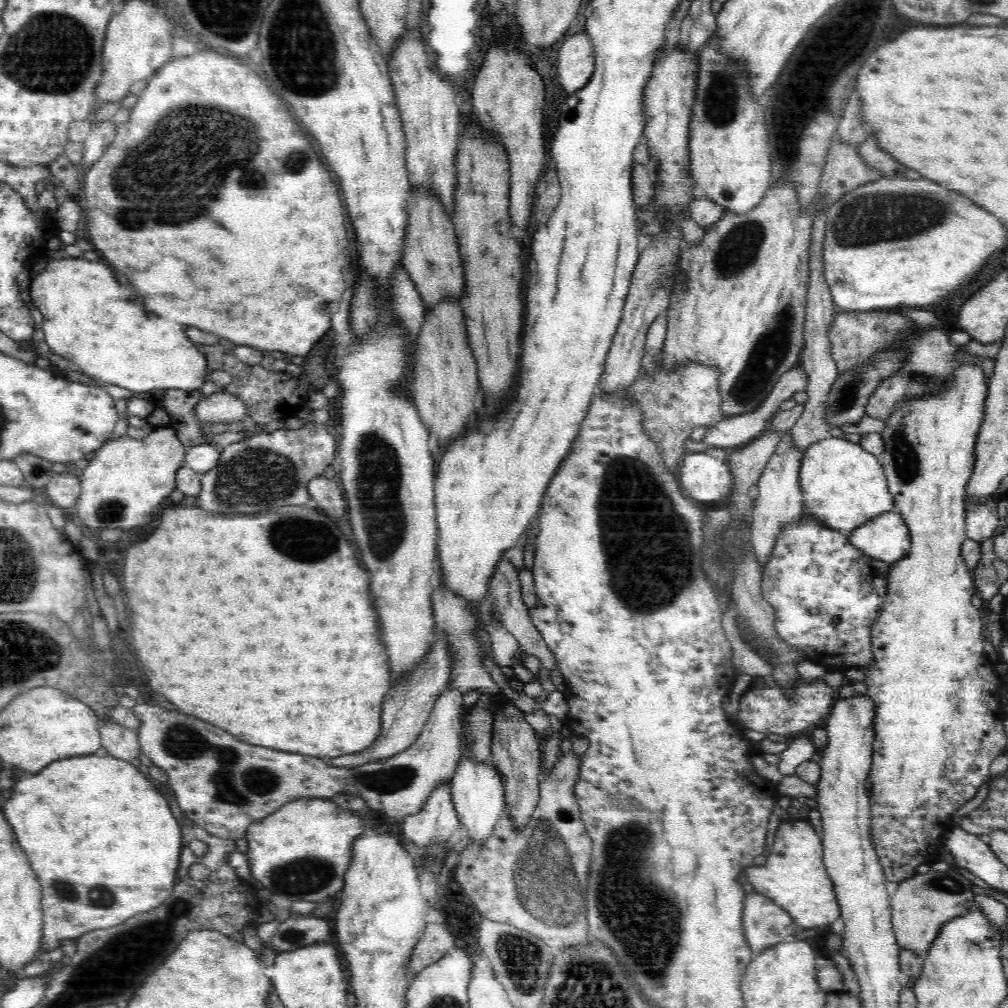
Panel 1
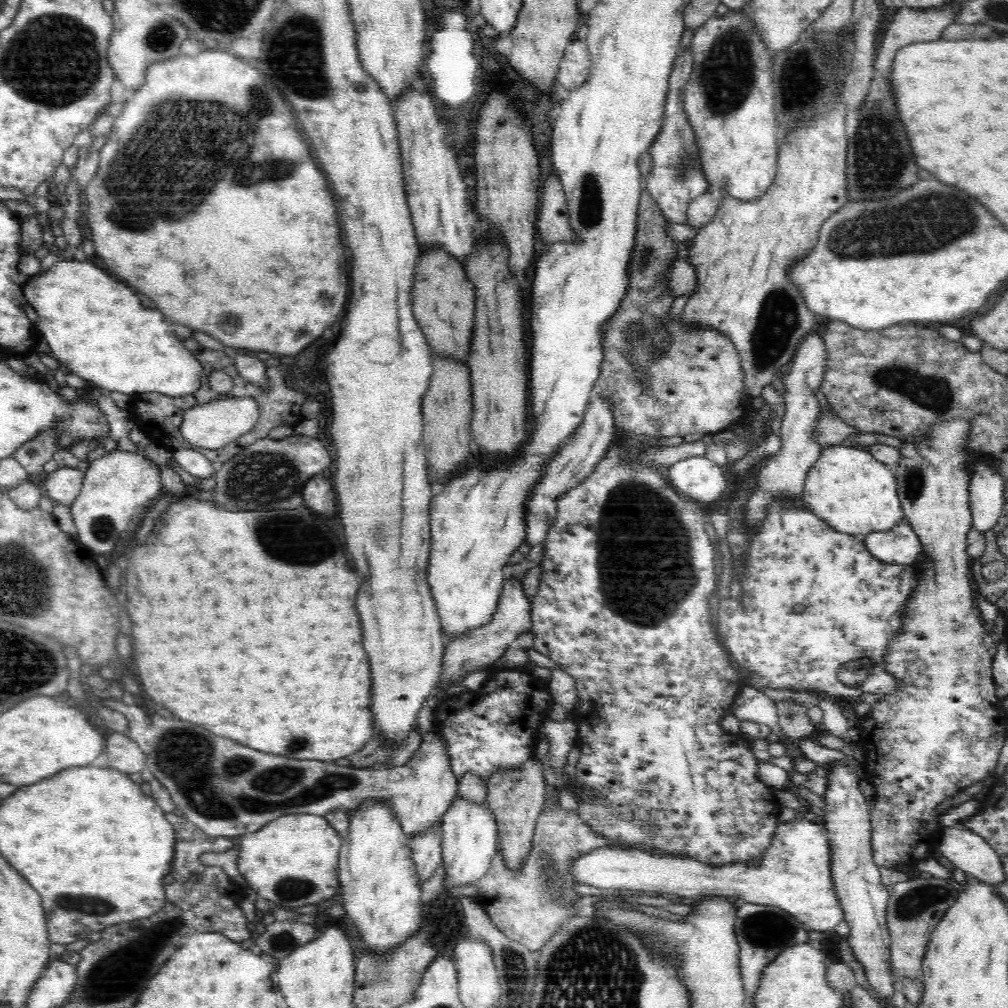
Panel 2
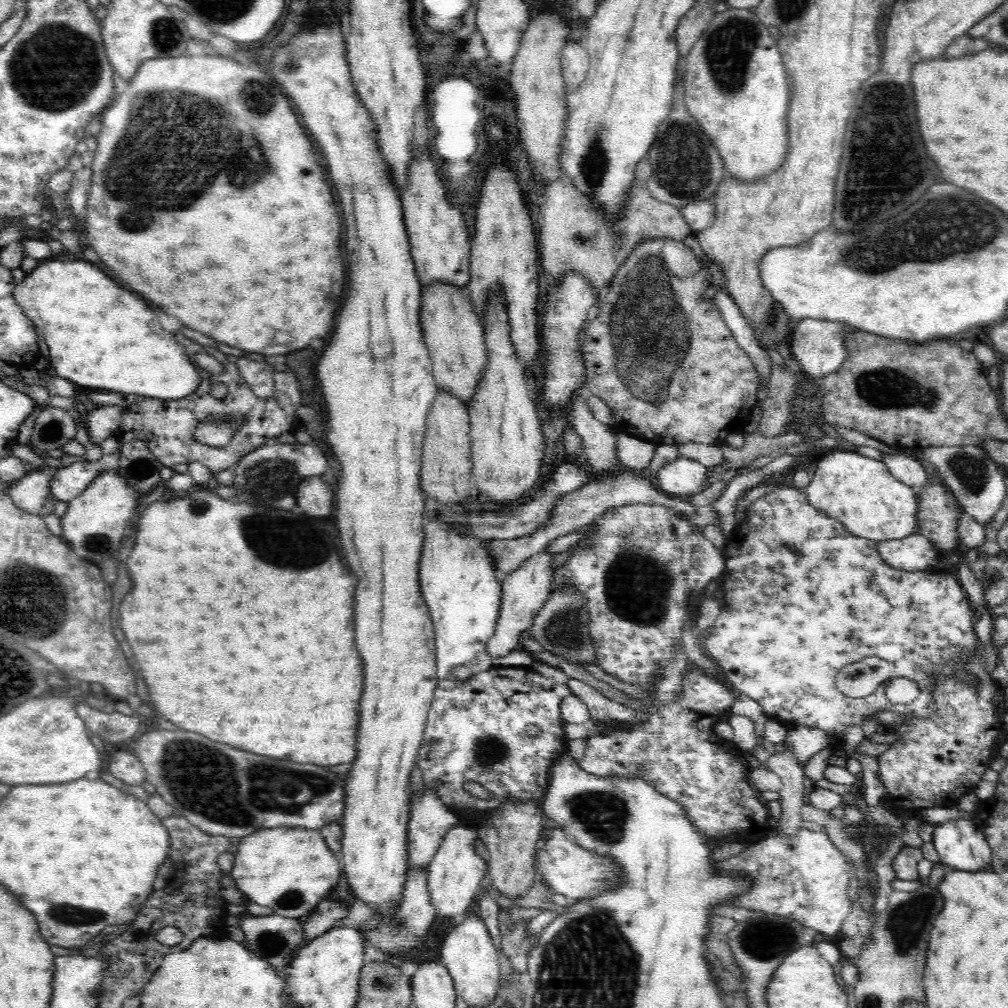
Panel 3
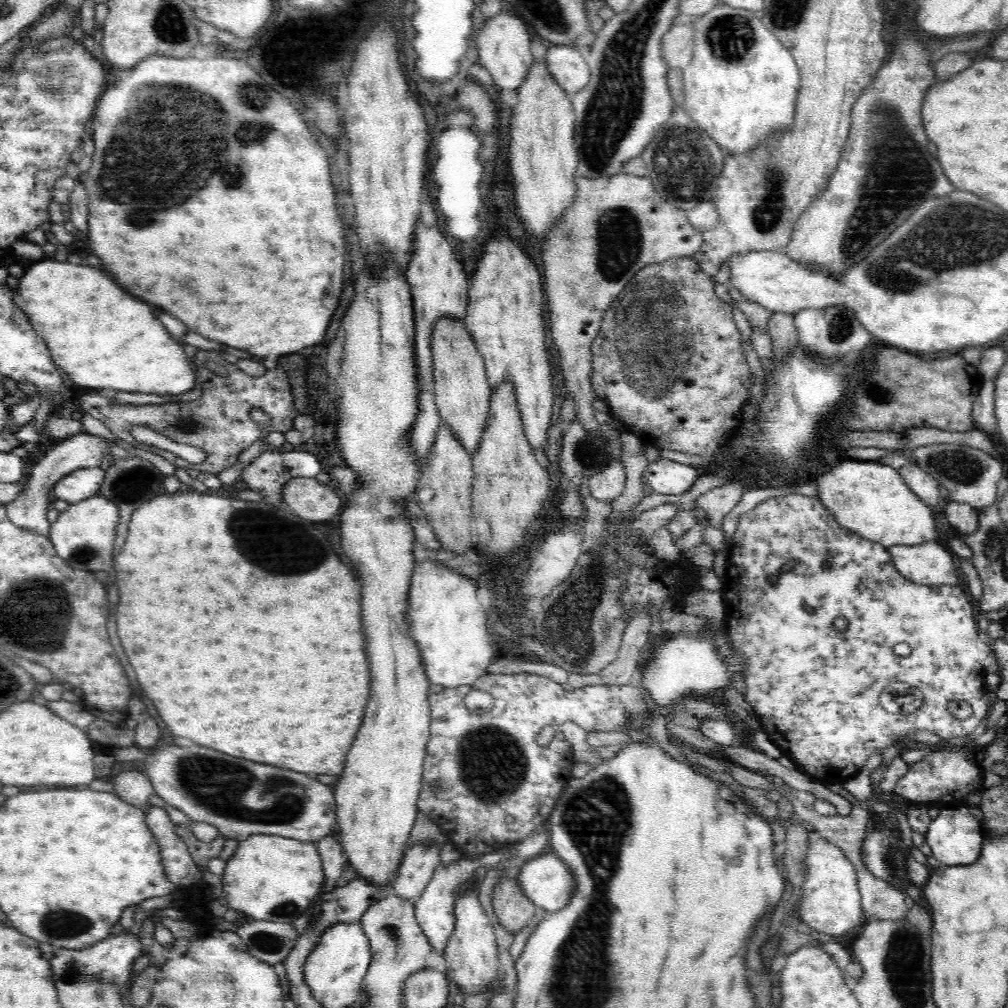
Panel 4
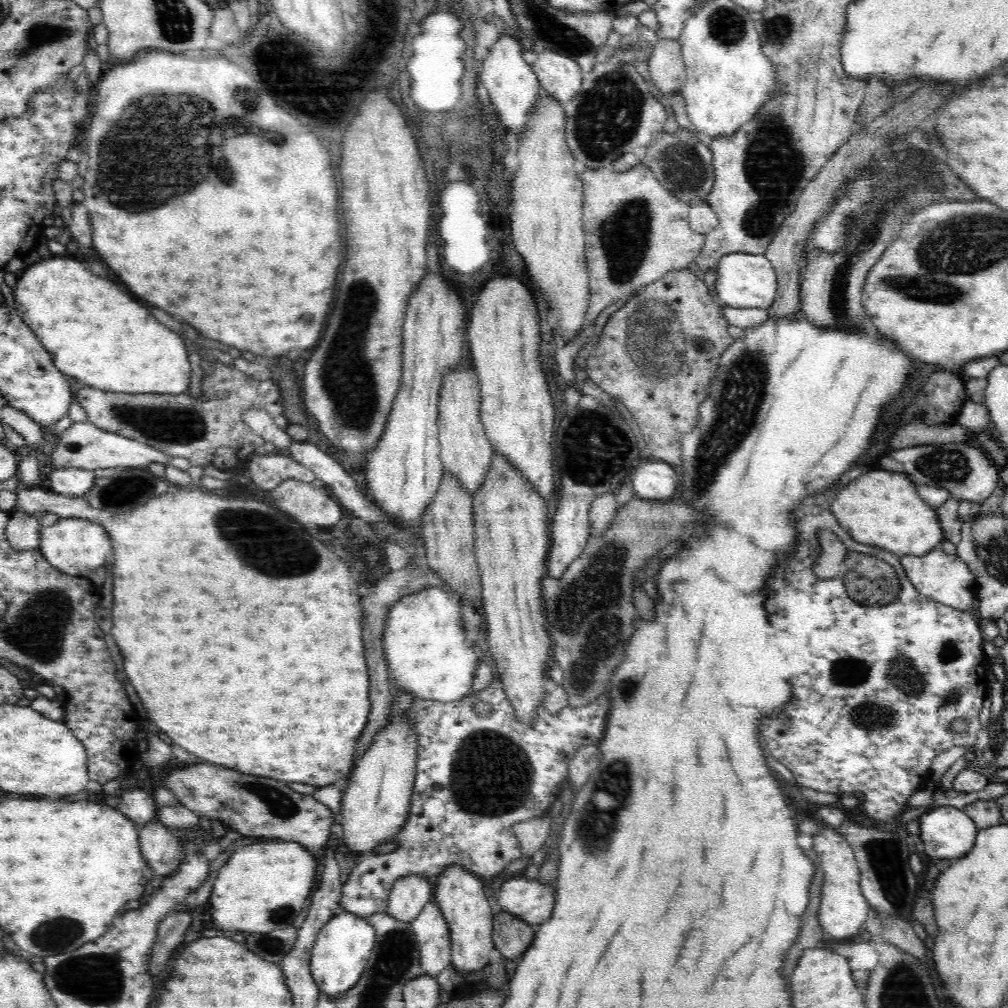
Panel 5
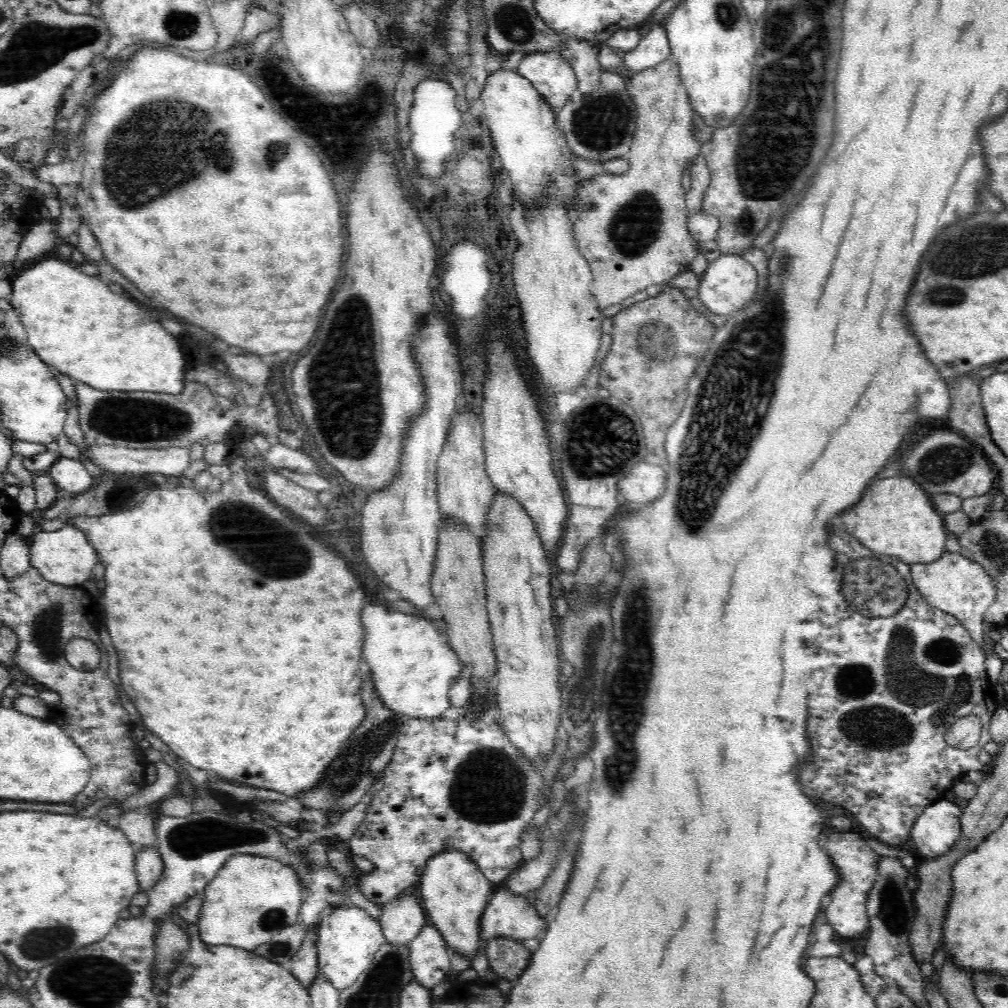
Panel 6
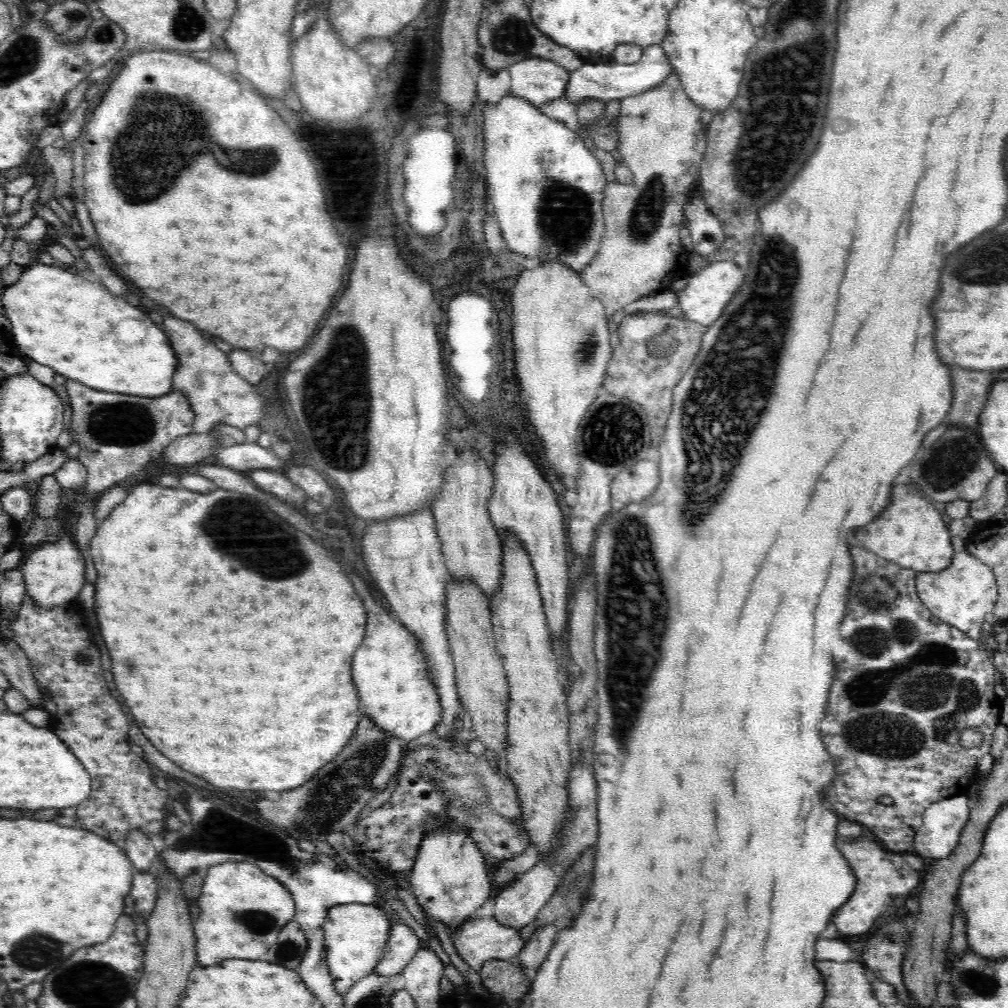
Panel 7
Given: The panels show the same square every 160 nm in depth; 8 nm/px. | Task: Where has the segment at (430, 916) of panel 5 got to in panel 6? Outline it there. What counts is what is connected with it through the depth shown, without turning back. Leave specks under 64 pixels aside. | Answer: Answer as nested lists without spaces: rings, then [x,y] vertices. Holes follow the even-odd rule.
[[[428,922],[420,928],[418,936],[408,945],[410,947],[409,963],[413,980],[431,991],[449,973],[448,944],[440,931]]]

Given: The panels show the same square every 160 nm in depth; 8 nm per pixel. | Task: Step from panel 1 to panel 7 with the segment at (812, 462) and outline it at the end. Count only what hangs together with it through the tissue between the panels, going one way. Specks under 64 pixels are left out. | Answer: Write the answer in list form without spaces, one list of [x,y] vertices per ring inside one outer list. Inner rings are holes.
[[[904,484],[894,486],[892,502],[888,510],[874,522],[856,532],[856,540],[870,552],[917,572],[940,572],[952,562],[954,548],[950,541],[951,534],[944,525],[934,502]]]

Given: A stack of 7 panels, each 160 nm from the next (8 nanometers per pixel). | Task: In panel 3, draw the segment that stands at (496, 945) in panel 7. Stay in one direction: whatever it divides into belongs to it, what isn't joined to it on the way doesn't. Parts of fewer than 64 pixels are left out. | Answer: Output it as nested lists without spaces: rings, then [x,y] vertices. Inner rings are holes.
[[[558,825],[555,827],[546,836],[547,842],[544,848],[535,854],[535,869],[542,877],[542,883],[552,892],[567,897],[570,902],[592,898],[615,887],[614,880],[622,878],[622,870],[619,870],[615,860],[613,858],[608,860],[611,856],[592,854],[576,846]]]

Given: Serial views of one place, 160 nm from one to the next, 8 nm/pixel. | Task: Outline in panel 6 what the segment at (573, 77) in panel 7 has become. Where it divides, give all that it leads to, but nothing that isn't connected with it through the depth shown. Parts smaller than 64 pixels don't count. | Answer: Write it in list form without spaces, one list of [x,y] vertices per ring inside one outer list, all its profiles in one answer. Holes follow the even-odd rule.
[[[661,23],[650,26],[648,33],[640,39],[638,46],[630,52],[623,54],[623,66],[627,68],[625,73],[618,73],[626,81],[634,75],[640,74],[642,70],[654,68],[662,60],[666,60],[671,54],[665,28]]]

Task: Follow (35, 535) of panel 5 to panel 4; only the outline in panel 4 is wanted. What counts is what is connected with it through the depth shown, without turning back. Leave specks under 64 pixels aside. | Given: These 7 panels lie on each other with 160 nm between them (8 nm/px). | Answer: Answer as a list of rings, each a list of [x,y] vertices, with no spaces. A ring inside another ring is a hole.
[[[87,432],[70,435],[61,441],[55,441],[47,449],[46,454],[38,461],[29,475],[24,479],[24,490],[16,500],[8,503],[6,507],[8,520],[17,528],[23,528],[36,534],[47,536],[51,523],[46,518],[46,512],[53,506],[53,486],[64,478],[79,469],[100,467],[106,452],[110,453],[107,440],[98,435]]]

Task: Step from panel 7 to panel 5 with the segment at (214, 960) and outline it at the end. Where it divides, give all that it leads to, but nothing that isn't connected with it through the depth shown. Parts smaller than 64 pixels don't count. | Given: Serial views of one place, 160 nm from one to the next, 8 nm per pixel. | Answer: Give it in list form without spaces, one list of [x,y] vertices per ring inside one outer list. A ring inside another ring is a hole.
[[[291,841],[260,842],[250,846],[238,847],[234,854],[219,868],[218,876],[209,897],[209,915],[214,924],[213,933],[232,936],[234,932],[273,932],[292,925],[294,918],[304,910],[306,898],[312,895],[320,873],[315,857],[304,846]]]

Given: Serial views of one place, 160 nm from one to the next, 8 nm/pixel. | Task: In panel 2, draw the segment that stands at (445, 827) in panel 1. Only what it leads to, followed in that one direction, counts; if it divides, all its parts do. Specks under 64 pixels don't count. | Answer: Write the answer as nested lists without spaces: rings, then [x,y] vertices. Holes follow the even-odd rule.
[[[442,821],[418,837],[410,837],[410,851],[415,862],[416,875],[423,885],[434,874],[442,862]]]

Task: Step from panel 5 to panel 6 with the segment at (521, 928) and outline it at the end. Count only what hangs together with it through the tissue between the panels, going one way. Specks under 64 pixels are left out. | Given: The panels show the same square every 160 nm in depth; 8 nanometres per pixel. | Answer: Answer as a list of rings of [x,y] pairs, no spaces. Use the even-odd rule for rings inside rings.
[[[496,936],[485,945],[485,956],[489,963],[490,975],[499,980],[516,982],[522,976],[533,954],[521,942],[505,936]]]

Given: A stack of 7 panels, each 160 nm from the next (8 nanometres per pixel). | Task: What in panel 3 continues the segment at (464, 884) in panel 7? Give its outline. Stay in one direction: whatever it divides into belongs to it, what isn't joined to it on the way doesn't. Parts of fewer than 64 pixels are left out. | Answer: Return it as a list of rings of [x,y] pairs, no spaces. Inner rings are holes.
[[[470,909],[459,919],[442,943],[441,963],[453,978],[457,995],[469,1006],[488,1006],[500,988],[500,962],[488,928],[478,913]]]

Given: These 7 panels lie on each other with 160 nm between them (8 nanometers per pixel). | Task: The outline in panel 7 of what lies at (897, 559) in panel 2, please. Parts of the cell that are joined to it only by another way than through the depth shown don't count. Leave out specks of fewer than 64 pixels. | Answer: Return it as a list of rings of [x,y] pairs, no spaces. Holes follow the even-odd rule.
[[[965,550],[954,553],[948,568],[940,572],[917,572],[915,579],[918,596],[930,613],[954,628],[959,628],[972,640],[979,640],[982,623],[996,607],[999,595],[992,568]]]

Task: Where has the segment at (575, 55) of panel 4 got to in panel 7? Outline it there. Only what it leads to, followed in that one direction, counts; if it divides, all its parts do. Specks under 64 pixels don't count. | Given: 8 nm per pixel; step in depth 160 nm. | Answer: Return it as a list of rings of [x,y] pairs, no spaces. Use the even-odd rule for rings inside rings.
[[[540,57],[521,60],[516,64],[512,64],[508,69],[511,74],[510,93],[527,100],[536,107],[564,96],[566,87],[568,86],[569,76],[572,73],[558,63]]]

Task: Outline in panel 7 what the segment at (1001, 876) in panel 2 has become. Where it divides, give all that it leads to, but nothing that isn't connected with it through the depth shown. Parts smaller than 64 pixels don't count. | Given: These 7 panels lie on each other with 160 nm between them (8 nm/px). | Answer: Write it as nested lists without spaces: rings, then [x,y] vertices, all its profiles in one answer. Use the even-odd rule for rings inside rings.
[[[967,795],[948,797],[932,803],[923,814],[923,824],[916,834],[912,851],[920,857],[946,859],[956,851],[962,831],[966,827],[971,812]]]

